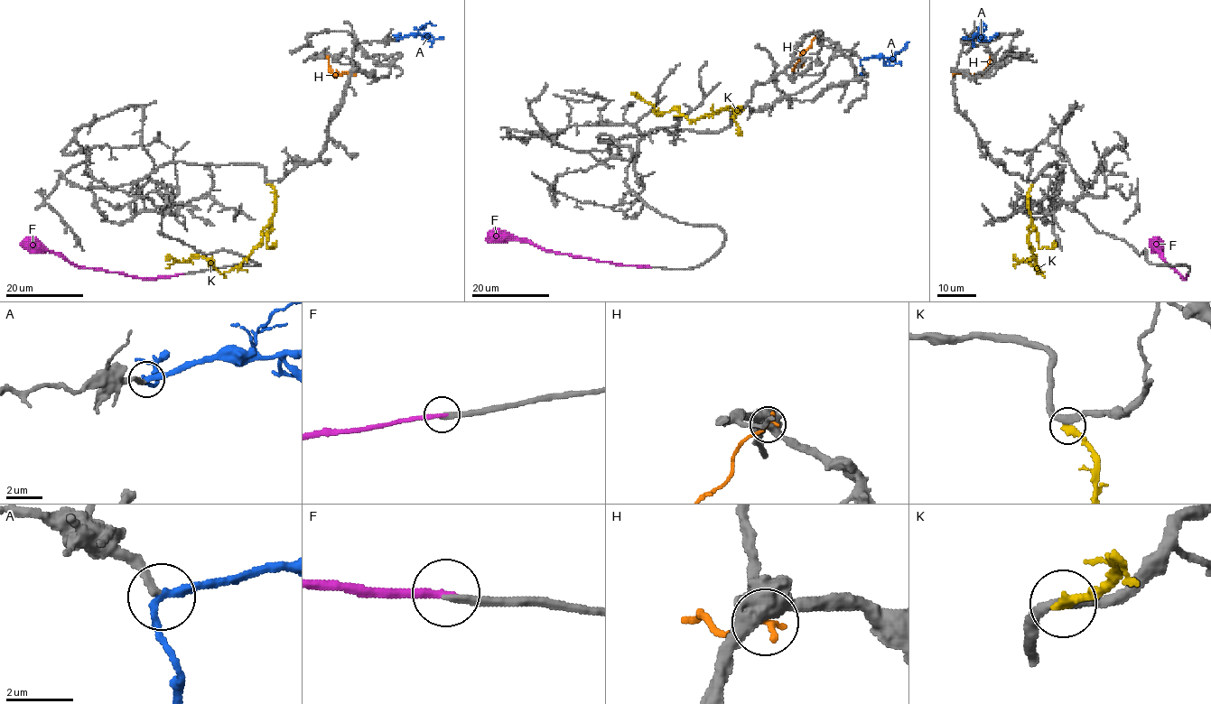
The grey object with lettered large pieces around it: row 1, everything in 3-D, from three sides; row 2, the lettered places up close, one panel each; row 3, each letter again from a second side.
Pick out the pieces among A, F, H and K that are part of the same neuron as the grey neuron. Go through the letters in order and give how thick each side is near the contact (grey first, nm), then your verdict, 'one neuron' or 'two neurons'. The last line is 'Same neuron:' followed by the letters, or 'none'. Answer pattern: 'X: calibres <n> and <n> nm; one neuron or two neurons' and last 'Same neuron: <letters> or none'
A: calibres 220 and 240 nm; two neurons
F: calibres 280 and 260 nm; one neuron
H: calibres 480 and 240 nm; two neurons
K: calibres 320 and 300 nm; two neurons
Same neuron: F

